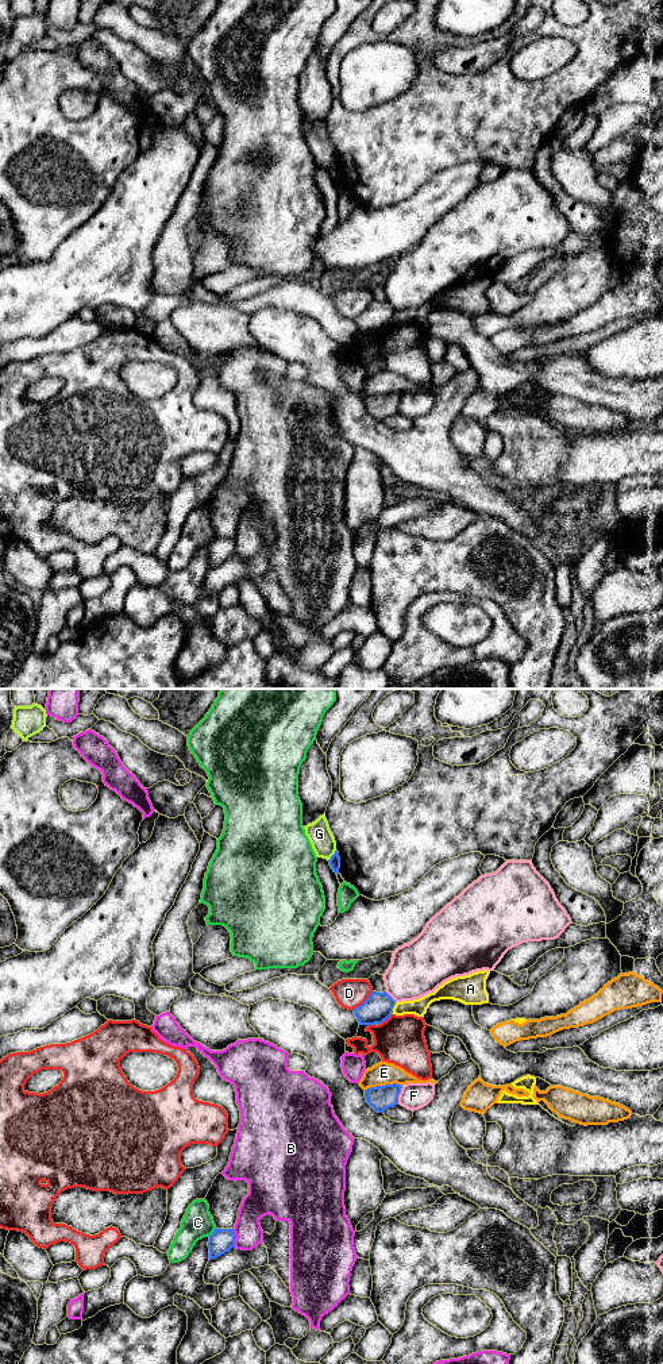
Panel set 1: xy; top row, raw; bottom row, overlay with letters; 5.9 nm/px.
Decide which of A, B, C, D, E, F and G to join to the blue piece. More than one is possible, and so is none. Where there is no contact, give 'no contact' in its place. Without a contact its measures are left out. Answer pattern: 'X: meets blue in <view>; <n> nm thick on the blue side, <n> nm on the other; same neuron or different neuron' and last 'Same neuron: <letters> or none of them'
A: meets blue in xy; 170 nm thick on the blue side, 100 nm on the other; different neuron
B: meets blue in xy; 140 nm thick on the blue side, 170 nm on the other; different neuron
C: meets blue in xy; 140 nm thick on the blue side, 190 nm on the other; different neuron
D: meets blue in xy; 170 nm thick on the blue side, 180 nm on the other; different neuron
E: meets blue in xy; 150 nm thick on the blue side, 140 nm on the other; different neuron
F: meets blue in xy; 150 nm thick on the blue side, 160 nm on the other; different neuron
G: meets blue in xy; 60 nm thick on the blue side, 140 nm on the other; different neuron
Same neuron: none of them

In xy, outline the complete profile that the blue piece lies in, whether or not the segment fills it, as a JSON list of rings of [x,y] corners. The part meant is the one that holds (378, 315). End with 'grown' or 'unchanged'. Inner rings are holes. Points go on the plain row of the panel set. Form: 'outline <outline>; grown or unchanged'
outline [[[373,300],[361,315],[354,317],[354,323],[359,334],[382,332],[392,324],[394,313],[396,309],[386,300]]]; unchanged

